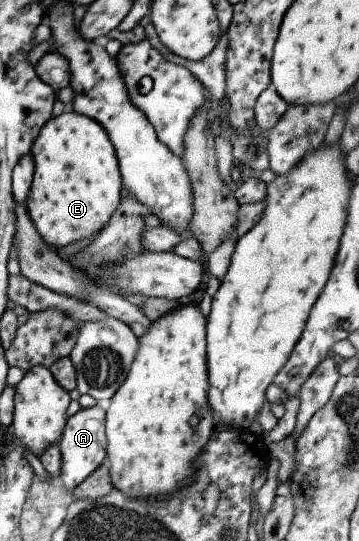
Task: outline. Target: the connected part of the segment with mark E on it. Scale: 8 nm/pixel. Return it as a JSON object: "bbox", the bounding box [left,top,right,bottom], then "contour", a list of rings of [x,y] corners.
{"bbox":[25,110,121,249],"contour":[[[70,110],[50,117],[39,130],[29,150],[35,165],[25,209],[40,238],[54,249],[59,249],[90,234],[96,234],[120,202],[121,176],[115,150],[104,129],[91,118]]]}

